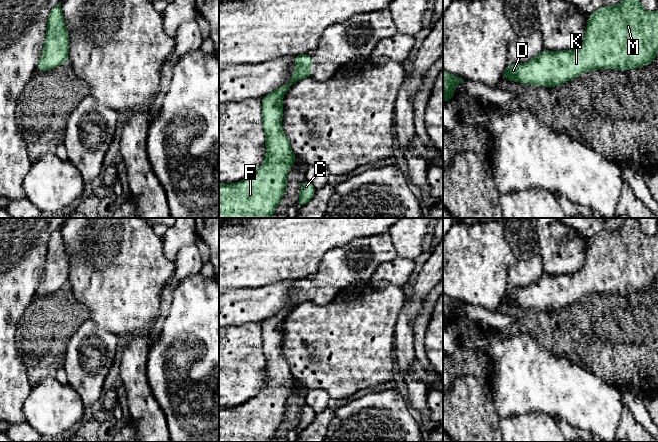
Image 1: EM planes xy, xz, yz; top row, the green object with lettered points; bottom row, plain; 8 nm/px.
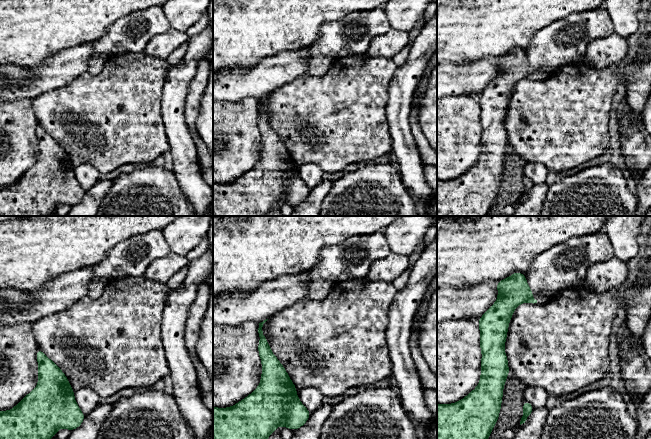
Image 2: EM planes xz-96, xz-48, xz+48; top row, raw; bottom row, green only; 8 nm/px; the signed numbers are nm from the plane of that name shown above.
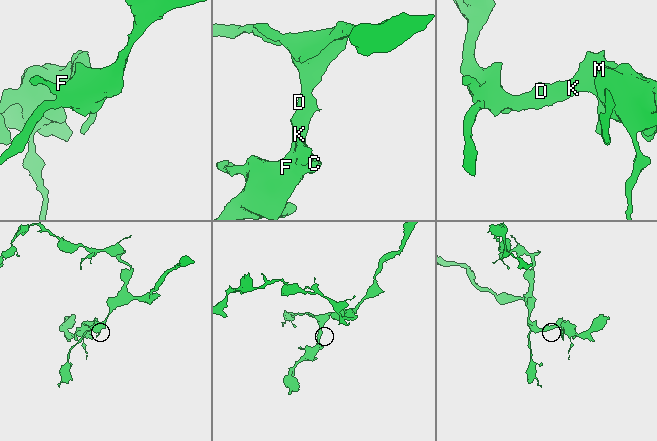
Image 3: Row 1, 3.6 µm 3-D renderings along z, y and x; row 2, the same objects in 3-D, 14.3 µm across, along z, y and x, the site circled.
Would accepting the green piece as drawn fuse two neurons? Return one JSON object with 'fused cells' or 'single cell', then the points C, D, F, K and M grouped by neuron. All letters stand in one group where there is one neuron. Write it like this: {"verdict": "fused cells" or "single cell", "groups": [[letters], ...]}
{"verdict": "single cell", "groups": [["C", "D", "F", "K", "M"]]}

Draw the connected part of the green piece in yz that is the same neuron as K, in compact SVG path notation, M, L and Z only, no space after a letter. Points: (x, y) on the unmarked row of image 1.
M627 218L618 229L604 230L589 239L583 266L580 271L573 274L543 274L527 287L509 287L502 302L525 309L555 311L594 293L630 294L646 290L658 278L658 235L648 236L642 231L638 218Z

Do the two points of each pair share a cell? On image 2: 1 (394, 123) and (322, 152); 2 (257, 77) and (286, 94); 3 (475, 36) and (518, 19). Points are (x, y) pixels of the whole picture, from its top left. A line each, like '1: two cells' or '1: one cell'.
1: two cells
2: two cells
3: one cell

